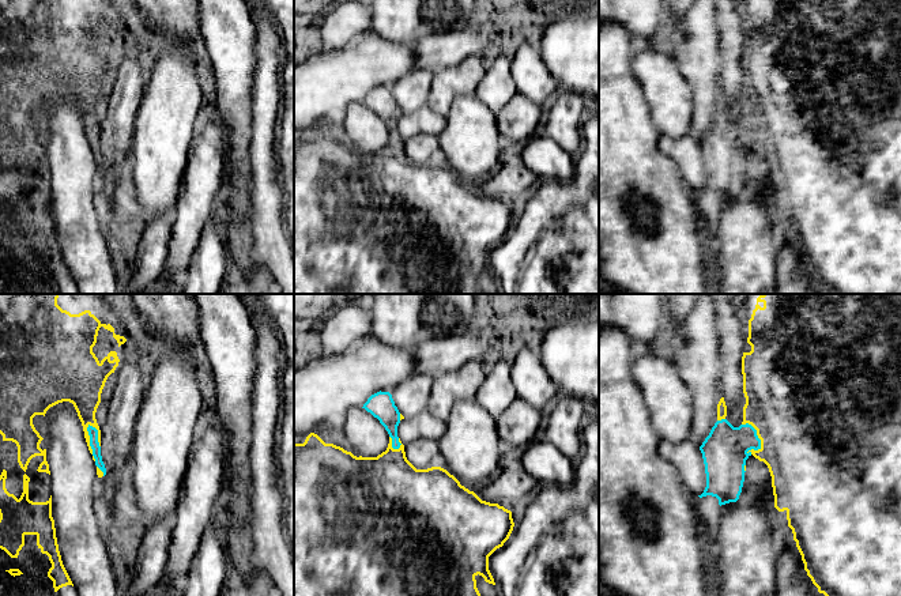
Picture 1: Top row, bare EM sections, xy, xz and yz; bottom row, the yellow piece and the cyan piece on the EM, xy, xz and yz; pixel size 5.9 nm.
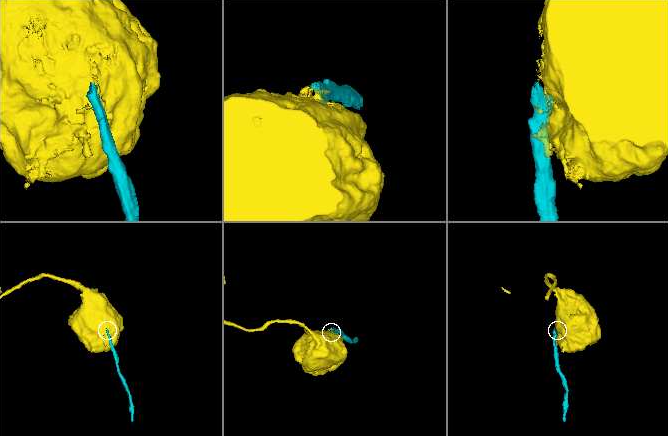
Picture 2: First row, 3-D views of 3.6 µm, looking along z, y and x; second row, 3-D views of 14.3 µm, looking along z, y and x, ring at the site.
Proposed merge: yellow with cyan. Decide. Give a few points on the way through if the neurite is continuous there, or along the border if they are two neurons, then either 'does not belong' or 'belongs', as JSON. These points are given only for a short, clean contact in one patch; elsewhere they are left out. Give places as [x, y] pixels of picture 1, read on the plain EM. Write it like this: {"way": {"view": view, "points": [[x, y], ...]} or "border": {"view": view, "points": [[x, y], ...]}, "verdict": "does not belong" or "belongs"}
{"verdict": "does not belong"}

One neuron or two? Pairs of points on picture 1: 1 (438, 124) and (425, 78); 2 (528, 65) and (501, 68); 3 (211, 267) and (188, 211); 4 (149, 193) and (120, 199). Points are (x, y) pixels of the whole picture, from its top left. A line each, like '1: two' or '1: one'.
1: one
2: two
3: two
4: two

